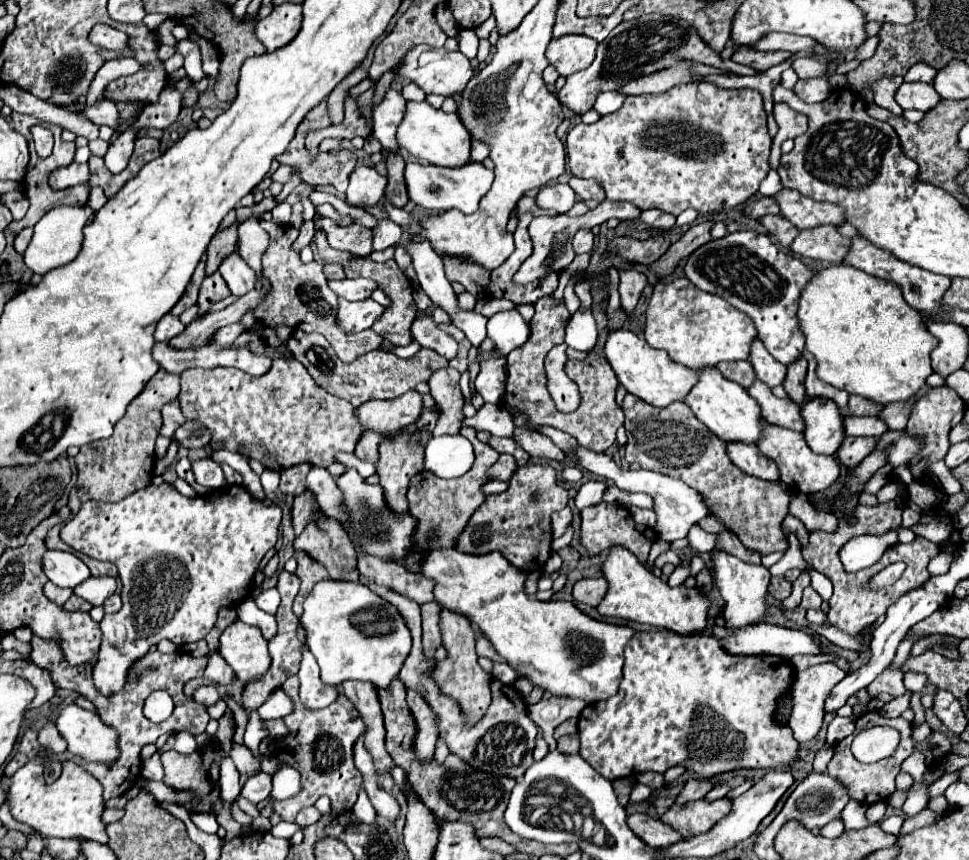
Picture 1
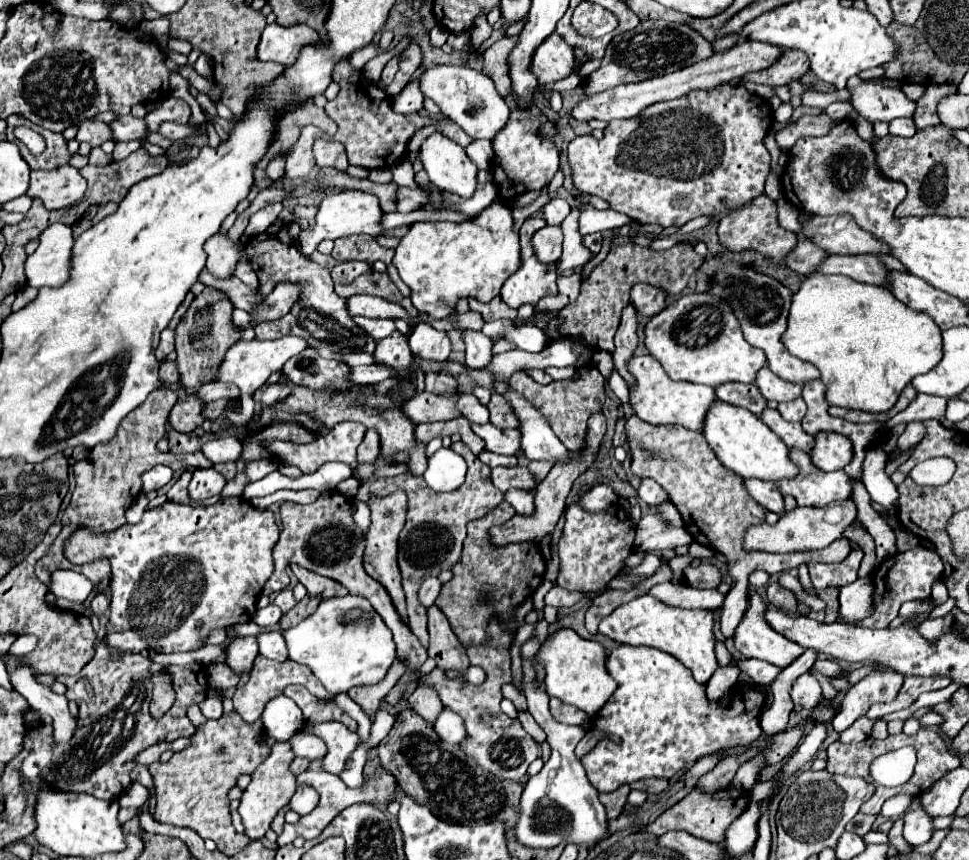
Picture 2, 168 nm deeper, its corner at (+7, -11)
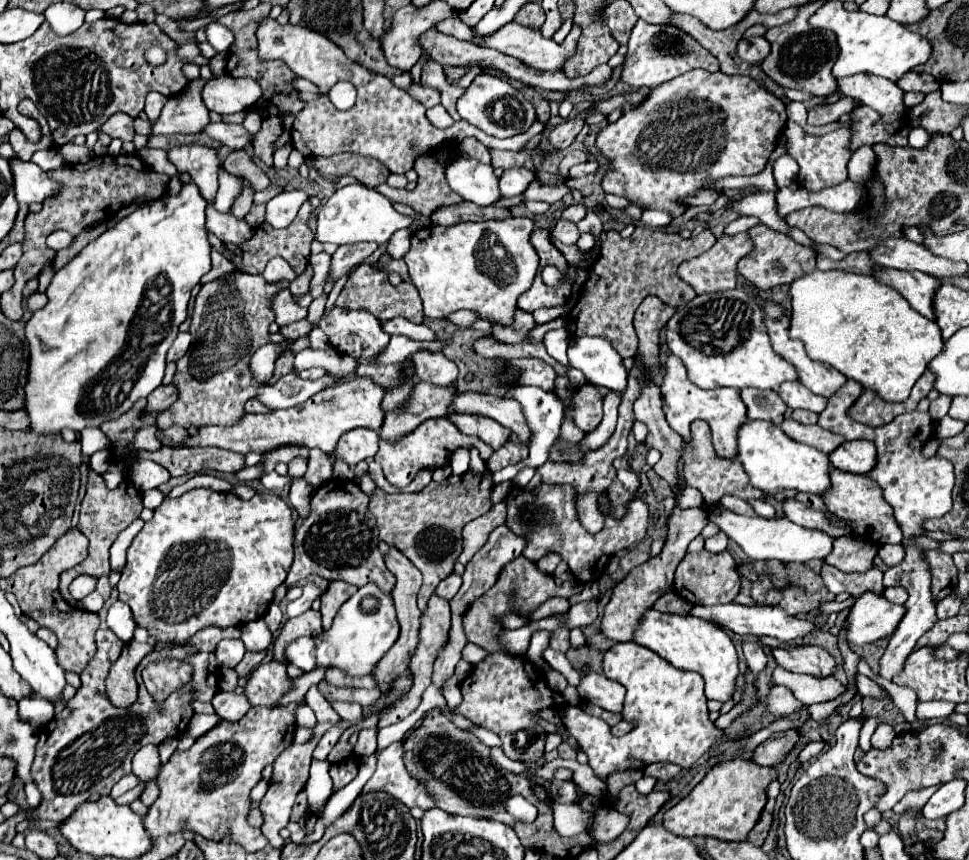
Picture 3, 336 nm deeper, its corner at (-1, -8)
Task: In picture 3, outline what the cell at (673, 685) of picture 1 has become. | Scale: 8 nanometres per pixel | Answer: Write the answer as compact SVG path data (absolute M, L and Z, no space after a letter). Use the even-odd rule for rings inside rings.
M617 642L617 644L613 644L605 652L603 672L607 674L607 678L617 680L627 688L627 698L625 698L625 706L623 706L621 714L623 714L623 720L633 724L631 732L627 732L621 738L615 738L615 736L611 736L609 726L605 722L597 722L595 716L585 714L581 708L561 708L559 710L559 716L561 716L563 724L567 726L571 736L579 742L579 746L587 754L589 766L593 768L597 778L607 780L615 772L643 770L645 766L655 764L655 762L671 762L671 764L677 764L681 768L691 768L703 754L707 754L707 750L717 740L721 740L725 736L725 730L717 728L715 722L709 720L707 698L703 694L703 676L701 674L683 672L683 670L675 668L673 664L665 662L665 658L661 658L653 650L643 648L635 642Z

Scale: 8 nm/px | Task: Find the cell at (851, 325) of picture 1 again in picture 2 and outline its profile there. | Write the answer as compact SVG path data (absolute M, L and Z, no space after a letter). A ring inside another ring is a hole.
M809 275L791 299L789 325L781 335L781 343L791 355L813 363L821 371L821 381L827 385L827 401L831 405L859 409L869 413L889 411L907 383L919 373L931 371L941 361L941 329L923 313L907 309L889 289L857 283L843 275Z

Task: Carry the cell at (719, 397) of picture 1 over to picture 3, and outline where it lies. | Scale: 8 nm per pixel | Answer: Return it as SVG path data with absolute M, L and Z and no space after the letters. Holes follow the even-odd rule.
M747 420L737 432L737 460L743 464L751 484L767 494L783 488L793 488L799 492L821 494L831 486L829 480L829 460L823 452L799 444L789 438L779 426L767 420Z

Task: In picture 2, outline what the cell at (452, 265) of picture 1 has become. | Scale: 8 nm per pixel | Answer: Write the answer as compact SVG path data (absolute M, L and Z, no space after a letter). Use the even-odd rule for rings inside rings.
M495 297L495 301L491 301L489 305L469 299L469 307L477 313L481 313L481 317L485 321L497 321L497 319L515 319L517 317L517 309L511 309L509 305L505 305L501 301L501 297Z

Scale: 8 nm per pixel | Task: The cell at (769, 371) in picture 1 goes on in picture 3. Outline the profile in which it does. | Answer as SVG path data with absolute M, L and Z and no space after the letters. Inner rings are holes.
M799 380L793 382L783 382L777 390L777 394L781 396L781 400L789 406L789 408L805 408L811 412L821 412L823 406L827 404L827 400L823 396L813 394L811 390L807 390Z

